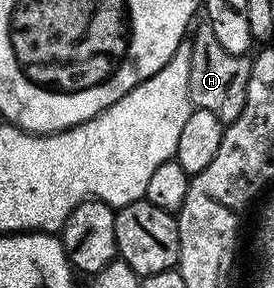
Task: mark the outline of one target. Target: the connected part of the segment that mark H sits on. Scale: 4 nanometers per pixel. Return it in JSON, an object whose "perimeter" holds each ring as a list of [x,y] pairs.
{"perimeter":[[[205,21],[200,22],[200,27],[194,28],[190,36],[191,64],[189,65],[189,97],[192,108],[200,107],[209,109],[223,124],[232,123],[237,117],[241,117],[241,109],[245,109],[245,89],[249,89],[249,77],[251,76],[252,60],[247,55],[234,55],[228,53],[224,47],[213,37],[213,29]]]}

